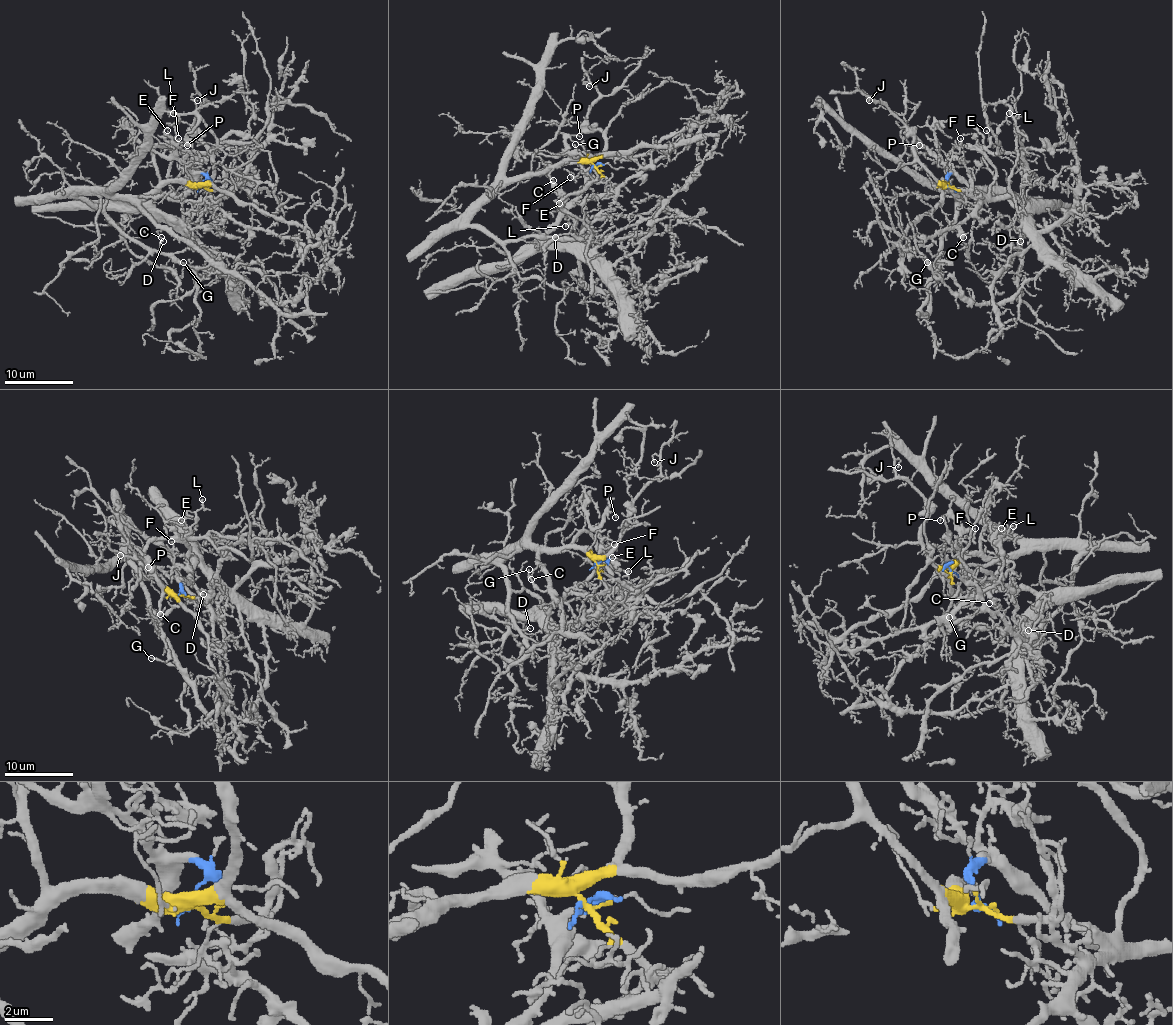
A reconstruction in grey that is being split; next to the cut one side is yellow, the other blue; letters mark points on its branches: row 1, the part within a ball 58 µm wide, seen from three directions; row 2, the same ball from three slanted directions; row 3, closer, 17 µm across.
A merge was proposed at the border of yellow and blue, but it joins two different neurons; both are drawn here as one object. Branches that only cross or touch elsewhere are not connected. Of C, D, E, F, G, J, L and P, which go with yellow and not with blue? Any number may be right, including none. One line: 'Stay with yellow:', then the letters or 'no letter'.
Stay with yellow: C, D, E, G, J, L

